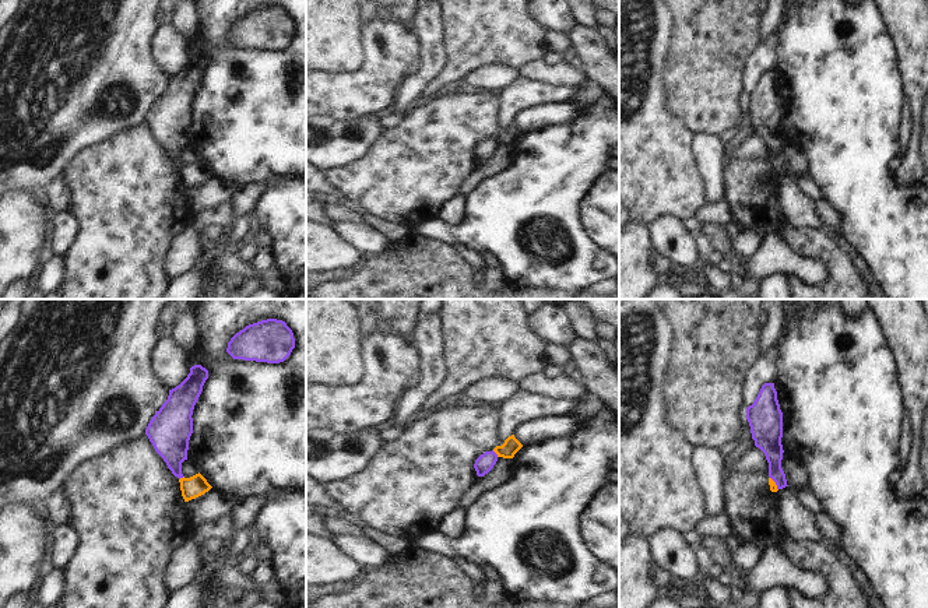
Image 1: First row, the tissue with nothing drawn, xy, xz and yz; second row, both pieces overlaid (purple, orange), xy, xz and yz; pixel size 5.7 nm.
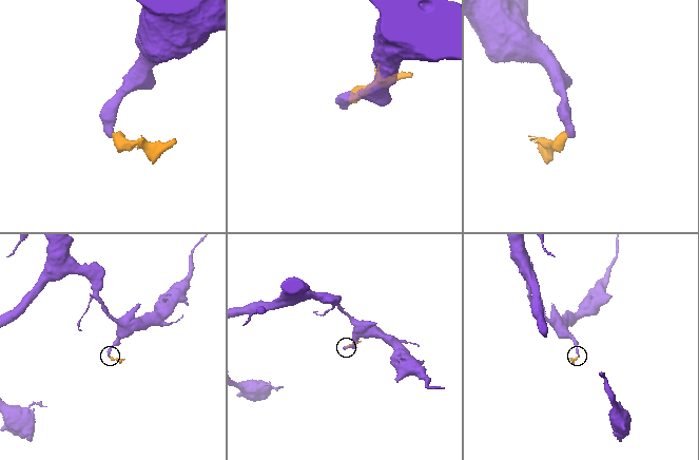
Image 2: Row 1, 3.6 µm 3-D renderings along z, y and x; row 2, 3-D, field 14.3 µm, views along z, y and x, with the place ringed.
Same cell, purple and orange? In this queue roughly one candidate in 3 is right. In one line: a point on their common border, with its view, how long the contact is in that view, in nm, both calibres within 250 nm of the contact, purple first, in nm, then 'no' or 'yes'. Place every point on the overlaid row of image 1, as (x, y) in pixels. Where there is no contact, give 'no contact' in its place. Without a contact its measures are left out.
xz (495, 453) | 50 nm | 100/90 nm | no

